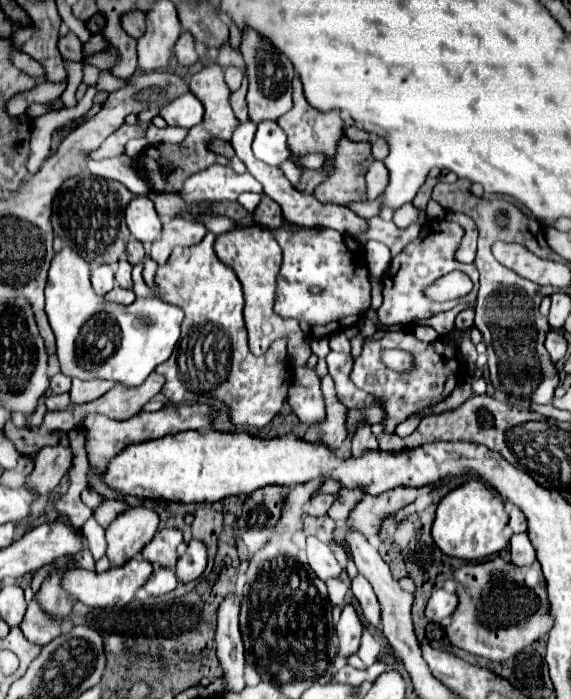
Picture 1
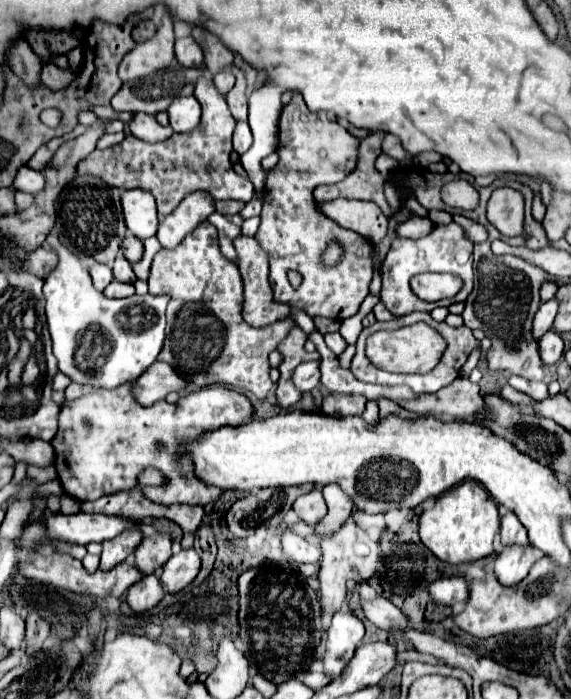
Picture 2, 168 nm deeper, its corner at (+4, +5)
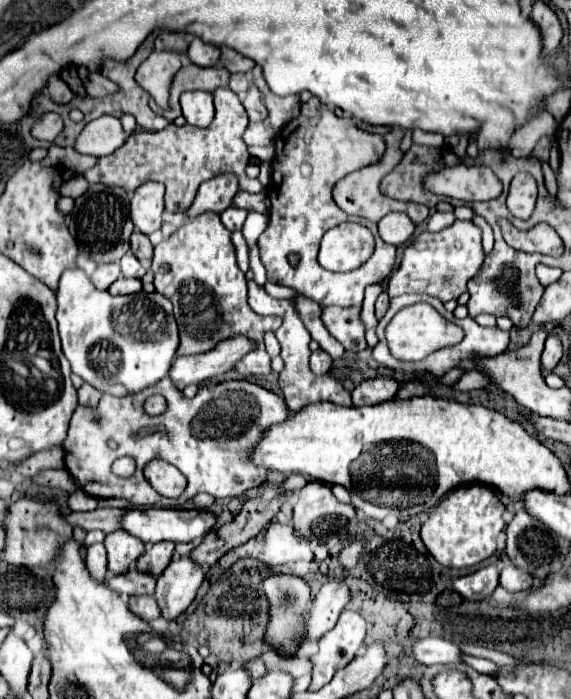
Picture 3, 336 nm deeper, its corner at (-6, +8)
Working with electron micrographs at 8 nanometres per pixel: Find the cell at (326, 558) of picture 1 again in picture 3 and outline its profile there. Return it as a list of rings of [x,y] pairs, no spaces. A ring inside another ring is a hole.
[[[272,523],[266,531],[264,551],[258,555],[258,559],[266,565],[282,565],[294,561],[312,561],[314,555],[310,541],[302,539],[298,531],[294,531],[290,525]]]

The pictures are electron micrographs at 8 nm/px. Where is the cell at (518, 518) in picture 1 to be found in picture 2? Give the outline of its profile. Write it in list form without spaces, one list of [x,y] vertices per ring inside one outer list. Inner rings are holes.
[[[506,512],[502,516],[502,526],[500,526],[500,538],[504,546],[530,546],[526,528],[520,524],[520,520],[516,518],[516,514]]]

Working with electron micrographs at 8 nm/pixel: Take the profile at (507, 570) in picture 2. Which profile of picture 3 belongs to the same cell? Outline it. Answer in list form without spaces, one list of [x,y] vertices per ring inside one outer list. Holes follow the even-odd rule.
[[[510,563],[500,571],[500,585],[510,593],[528,591],[532,587],[532,575],[528,571],[514,567],[514,563]]]

